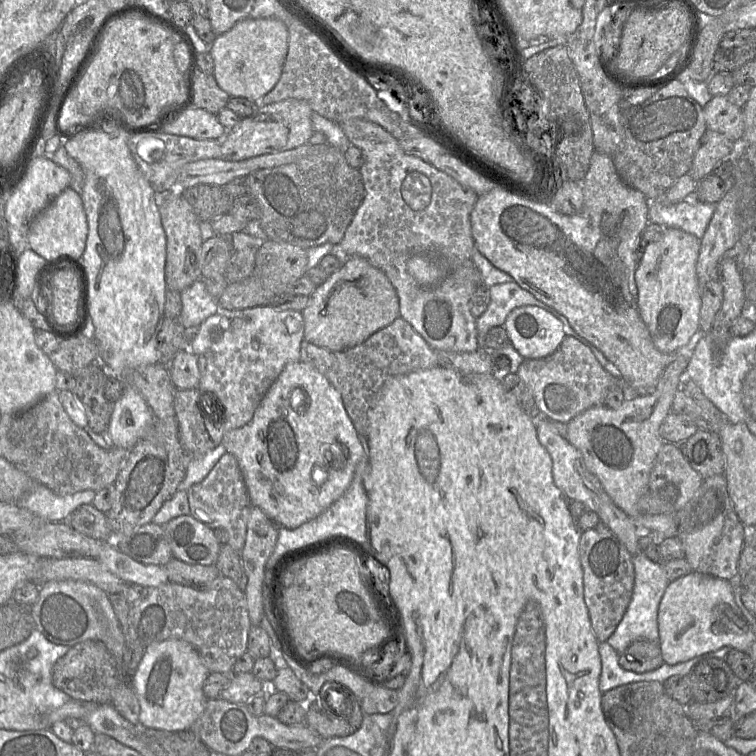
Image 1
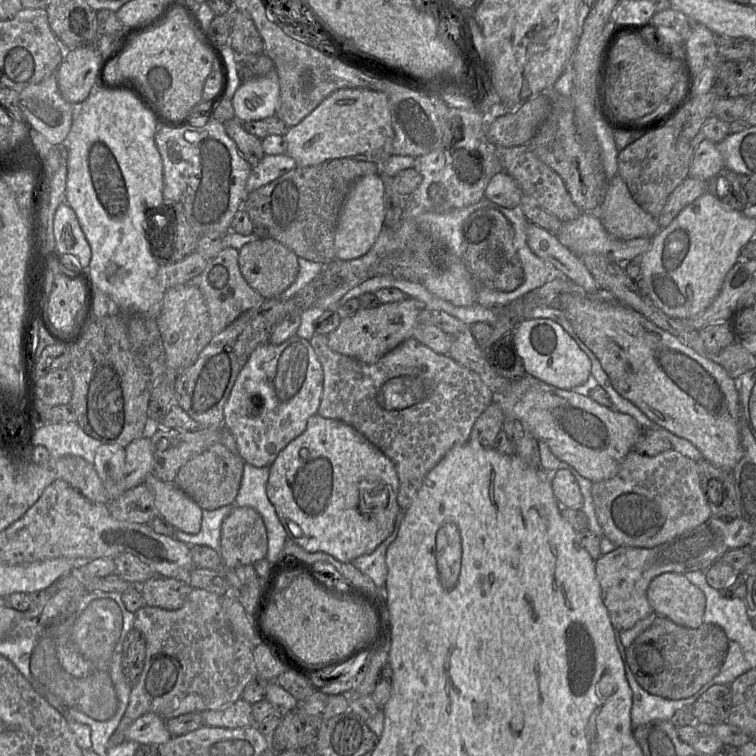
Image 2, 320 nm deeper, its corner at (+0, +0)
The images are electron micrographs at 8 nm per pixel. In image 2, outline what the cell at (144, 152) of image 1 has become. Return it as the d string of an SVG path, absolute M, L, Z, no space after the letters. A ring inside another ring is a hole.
M286 154L265 155L259 164L251 169L246 190L247 192L256 190L296 167L298 167L296 161Z

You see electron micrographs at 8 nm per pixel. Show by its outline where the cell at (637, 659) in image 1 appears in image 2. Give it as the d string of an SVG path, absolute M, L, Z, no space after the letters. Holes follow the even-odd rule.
M658 615L626 648L626 659L643 689L666 699L680 700L693 696L719 674L728 646L727 635L716 625L688 628Z

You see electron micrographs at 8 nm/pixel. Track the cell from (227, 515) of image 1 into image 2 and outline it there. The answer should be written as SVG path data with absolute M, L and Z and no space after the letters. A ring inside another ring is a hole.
M234 506L221 526L219 554L223 565L253 565L266 557L267 549L267 532L261 515L251 507Z

